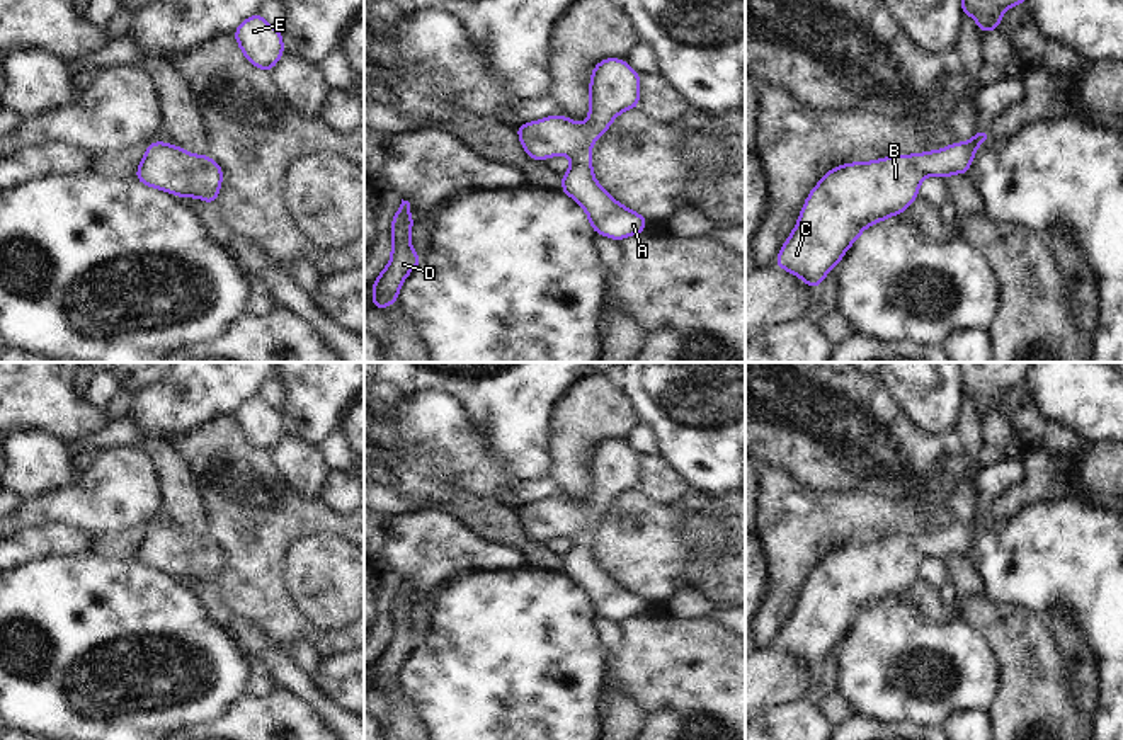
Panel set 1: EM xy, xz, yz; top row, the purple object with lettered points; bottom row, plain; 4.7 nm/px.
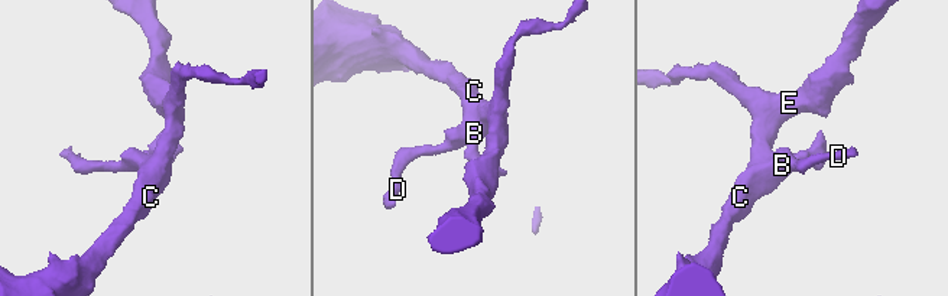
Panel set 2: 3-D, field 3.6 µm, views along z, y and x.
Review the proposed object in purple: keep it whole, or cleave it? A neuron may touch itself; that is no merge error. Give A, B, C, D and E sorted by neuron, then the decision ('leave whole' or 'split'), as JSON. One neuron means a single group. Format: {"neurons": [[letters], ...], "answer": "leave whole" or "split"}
{"neurons": [["A", "B", "C", "D", "E"]], "answer": "leave whole"}

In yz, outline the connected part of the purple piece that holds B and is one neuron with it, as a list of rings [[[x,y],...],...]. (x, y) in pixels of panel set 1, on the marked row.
[[[978,129],[970,141],[953,143],[936,151],[917,155],[892,155],[875,162],[837,165],[810,191],[795,230],[783,243],[776,267],[784,269],[818,289],[820,281],[842,260],[858,236],[875,223],[902,214],[917,197],[926,175],[943,180],[953,174],[968,175],[980,143],[990,139],[989,129]]]

